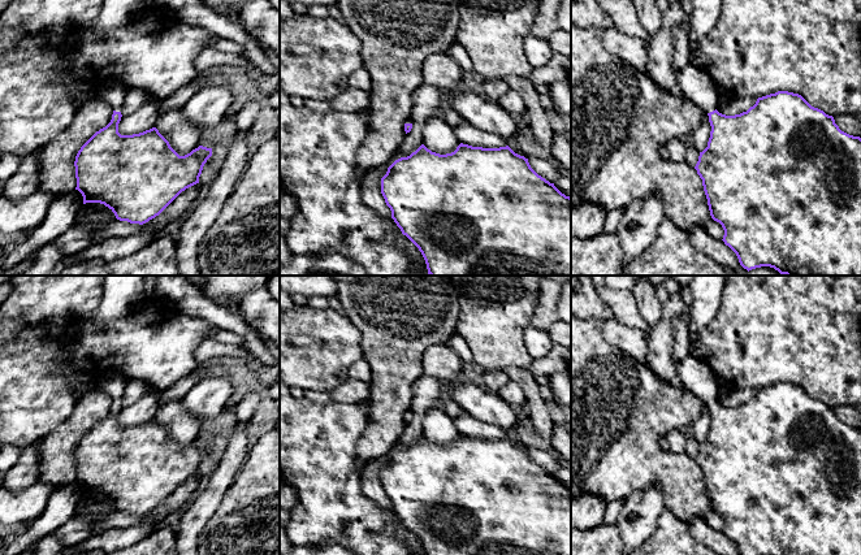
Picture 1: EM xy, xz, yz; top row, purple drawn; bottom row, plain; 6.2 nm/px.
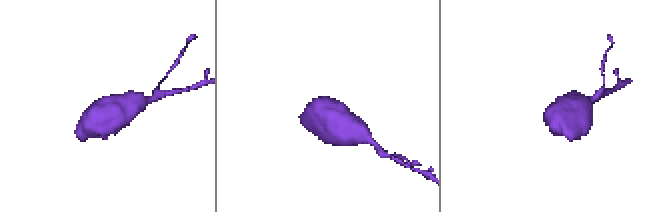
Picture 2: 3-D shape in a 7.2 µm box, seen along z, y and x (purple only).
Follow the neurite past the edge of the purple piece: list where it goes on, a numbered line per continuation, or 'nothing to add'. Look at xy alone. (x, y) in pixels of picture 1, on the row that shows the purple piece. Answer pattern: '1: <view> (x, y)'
1: xy (113, 91)

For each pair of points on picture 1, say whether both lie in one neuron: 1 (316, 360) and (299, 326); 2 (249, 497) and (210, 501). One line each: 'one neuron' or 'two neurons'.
1: one neuron
2: two neurons

